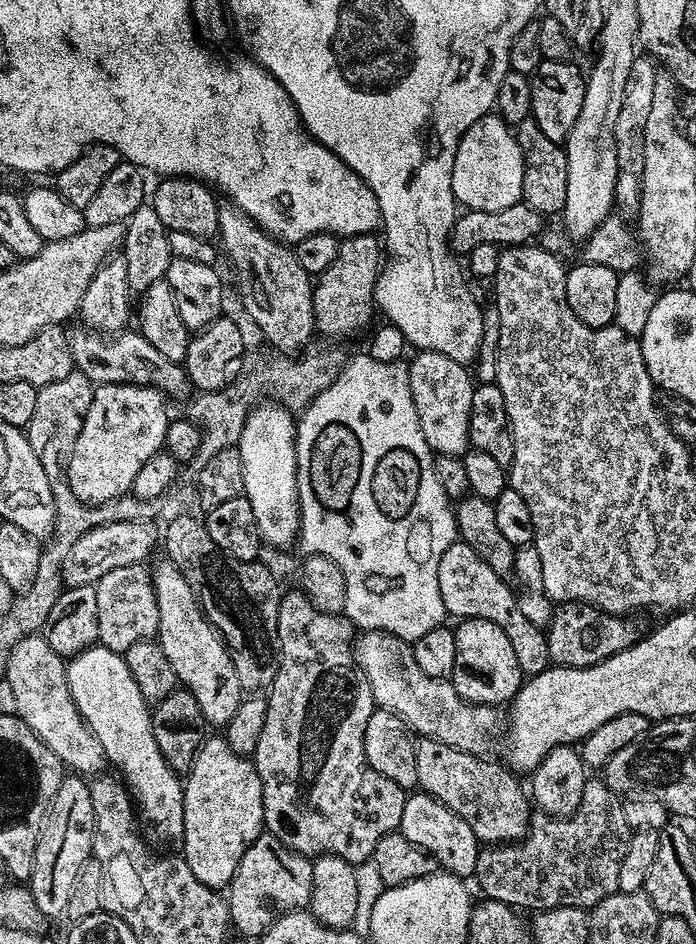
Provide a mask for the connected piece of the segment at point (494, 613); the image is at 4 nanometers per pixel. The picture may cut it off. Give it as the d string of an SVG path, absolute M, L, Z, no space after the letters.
M462 542L452 544L446 554L442 554L442 562L436 564L436 591L442 594L445 613L460 620L482 618L494 622L494 626L499 626L502 634L510 638L521 673L525 677L537 676L550 666L548 637L545 629L534 626L534 622L528 621L522 610L518 610L517 593L508 583L505 577L494 574L494 570L490 570L490 566L486 566L486 562L482 562L482 558Z

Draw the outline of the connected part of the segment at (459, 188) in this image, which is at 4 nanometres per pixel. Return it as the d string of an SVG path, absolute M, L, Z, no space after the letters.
M498 114L483 116L460 139L458 154L454 158L452 192L465 209L493 212L521 203L524 191L524 159L516 141L515 131Z

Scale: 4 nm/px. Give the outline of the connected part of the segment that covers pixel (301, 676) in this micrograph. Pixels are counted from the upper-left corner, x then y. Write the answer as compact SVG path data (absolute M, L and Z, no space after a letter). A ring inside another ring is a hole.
M298 588L281 595L278 606L278 646L280 647L280 661L278 674L274 678L270 691L267 693L268 709L266 710L266 726L262 726L262 738L258 738L258 746L254 753L256 773L262 782L262 806L264 807L264 827L278 842L290 846L290 850L301 852L303 856L315 858L317 856L337 856L347 864L360 866L360 863L371 861L374 846L386 834L397 831L402 822L402 806L406 799L405 789L400 788L390 778L382 778L378 770L366 762L366 746L364 745L364 731L366 722L370 722L370 714L374 711L372 691L368 679L354 663L354 624L353 621L335 612L319 612L312 604L312 599Z

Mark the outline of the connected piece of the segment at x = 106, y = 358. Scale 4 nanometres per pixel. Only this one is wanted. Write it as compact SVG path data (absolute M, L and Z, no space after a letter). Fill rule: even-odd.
M91 330L83 331L73 331L69 335L68 345L75 371L86 374L86 378L90 378L93 385L137 384L157 388L168 398L189 395L190 385L183 364L175 364L162 358L162 354L158 354L158 350L154 350L154 346L150 346L150 342L146 342L146 338L139 331L125 330L108 335Z

